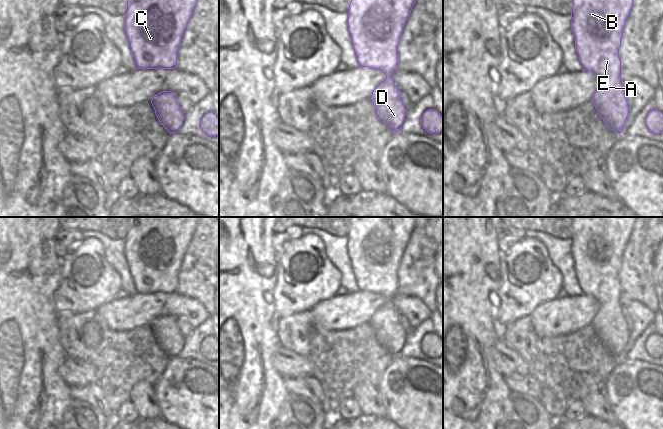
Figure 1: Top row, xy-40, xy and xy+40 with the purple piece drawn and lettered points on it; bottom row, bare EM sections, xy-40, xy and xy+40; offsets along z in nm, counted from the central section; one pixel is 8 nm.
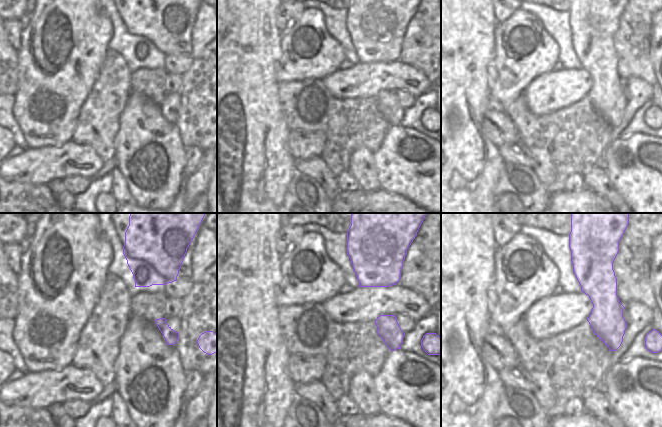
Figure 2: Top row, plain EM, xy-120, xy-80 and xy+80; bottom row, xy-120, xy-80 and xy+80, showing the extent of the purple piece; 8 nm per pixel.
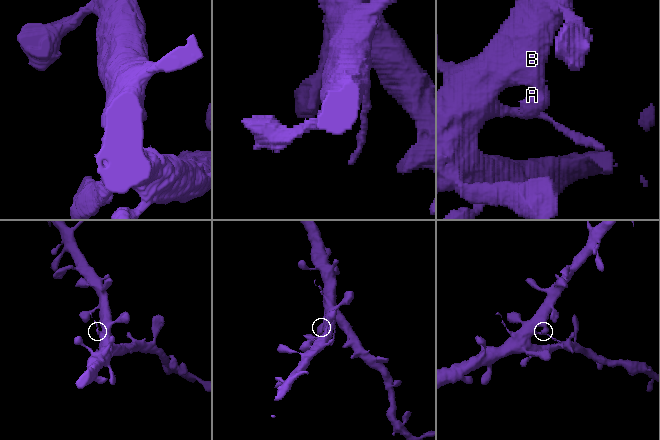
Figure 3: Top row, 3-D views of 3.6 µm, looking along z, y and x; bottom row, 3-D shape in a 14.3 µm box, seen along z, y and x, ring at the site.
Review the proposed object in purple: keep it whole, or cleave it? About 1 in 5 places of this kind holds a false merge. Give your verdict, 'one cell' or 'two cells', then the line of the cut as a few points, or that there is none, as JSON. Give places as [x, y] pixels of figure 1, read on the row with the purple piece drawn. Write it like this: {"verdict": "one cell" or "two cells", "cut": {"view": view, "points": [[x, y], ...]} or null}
{"verdict": "one cell", "cut": null}

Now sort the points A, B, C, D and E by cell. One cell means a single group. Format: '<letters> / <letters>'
A B C D E

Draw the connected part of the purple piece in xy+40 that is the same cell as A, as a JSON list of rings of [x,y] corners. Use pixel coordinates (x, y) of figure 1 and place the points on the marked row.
[[[573,0],[571,30],[575,50],[582,68],[599,78],[599,86],[591,98],[601,119],[616,133],[623,132],[629,114],[625,86],[621,79],[619,48],[625,22],[631,12],[633,0]]]

